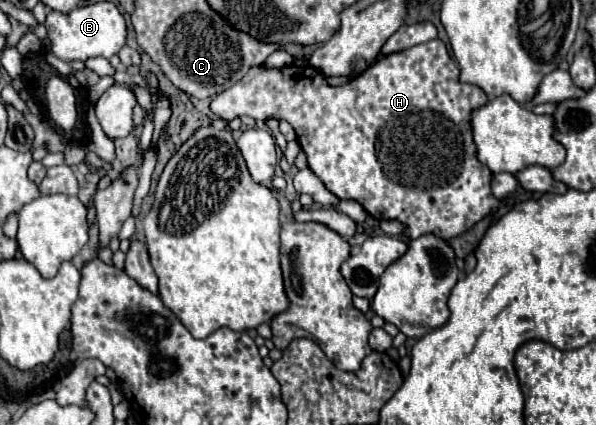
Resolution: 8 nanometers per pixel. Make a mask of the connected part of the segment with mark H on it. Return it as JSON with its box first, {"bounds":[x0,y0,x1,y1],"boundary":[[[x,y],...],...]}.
{"bounds":[211,39,499,241],"boundary":[[[433,39],[429,43],[415,45],[415,47],[407,49],[407,51],[391,53],[391,55],[385,55],[385,57],[377,59],[377,63],[373,63],[361,75],[357,75],[353,81],[349,81],[349,83],[345,83],[341,87],[331,87],[327,83],[327,77],[321,71],[311,69],[309,65],[305,65],[305,67],[287,65],[287,67],[281,67],[281,69],[265,69],[263,65],[251,67],[251,71],[239,83],[235,83],[233,87],[229,87],[223,93],[219,93],[217,97],[213,97],[211,111],[217,117],[225,119],[225,121],[231,121],[233,117],[243,117],[243,115],[247,115],[247,117],[251,117],[255,121],[265,121],[271,115],[285,119],[297,131],[299,145],[301,145],[301,149],[305,151],[305,155],[309,159],[309,169],[323,181],[323,185],[333,195],[337,195],[339,199],[353,199],[353,201],[361,203],[363,209],[369,215],[373,215],[375,219],[397,219],[397,221],[405,223],[407,225],[405,233],[411,239],[417,239],[419,235],[429,235],[431,233],[431,235],[439,235],[441,239],[449,241],[451,237],[457,237],[457,235],[469,231],[483,217],[491,215],[491,211],[495,211],[495,207],[499,205],[499,201],[491,193],[491,177],[493,177],[493,173],[489,171],[487,165],[479,163],[479,159],[475,155],[475,141],[473,141],[473,135],[471,135],[471,111],[475,111],[475,107],[483,107],[483,103],[487,103],[487,95],[479,87],[459,81],[457,63],[451,59],[445,43],[441,39]]]}

